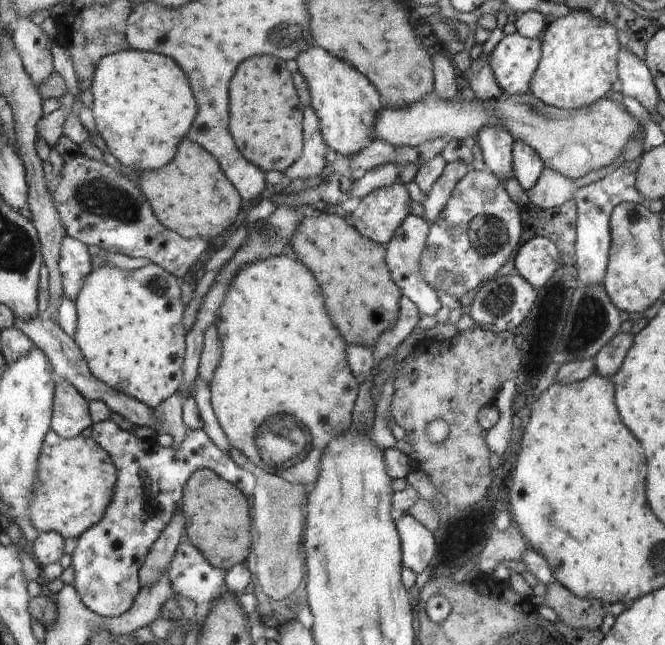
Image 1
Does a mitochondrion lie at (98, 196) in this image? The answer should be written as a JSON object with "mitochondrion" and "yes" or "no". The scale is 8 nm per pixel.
{"mitochondrion":"yes"}

